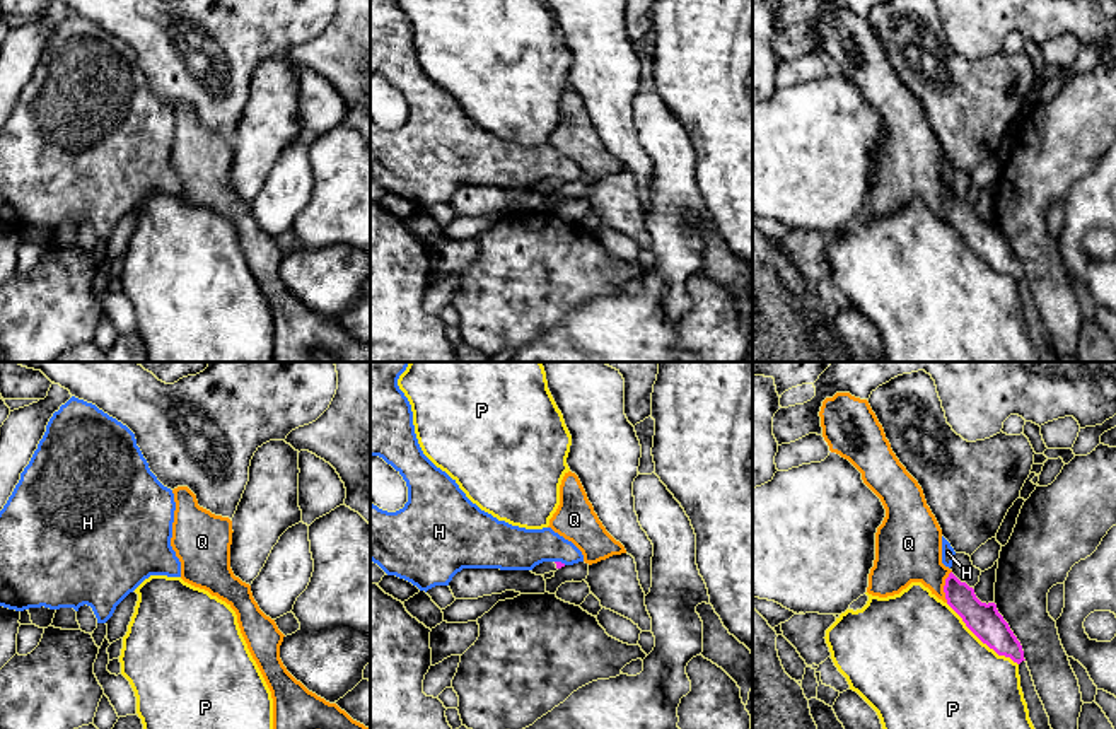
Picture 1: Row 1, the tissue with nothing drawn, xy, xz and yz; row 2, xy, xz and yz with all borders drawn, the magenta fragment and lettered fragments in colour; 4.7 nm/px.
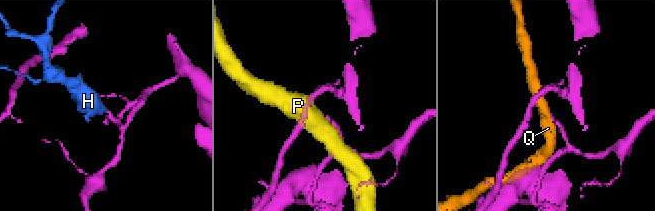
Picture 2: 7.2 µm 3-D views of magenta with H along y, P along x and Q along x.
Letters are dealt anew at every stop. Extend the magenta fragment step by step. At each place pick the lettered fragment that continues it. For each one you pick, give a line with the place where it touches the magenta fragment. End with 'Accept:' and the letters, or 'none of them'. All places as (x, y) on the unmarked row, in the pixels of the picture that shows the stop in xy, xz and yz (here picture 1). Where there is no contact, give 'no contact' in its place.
Accept: none of them

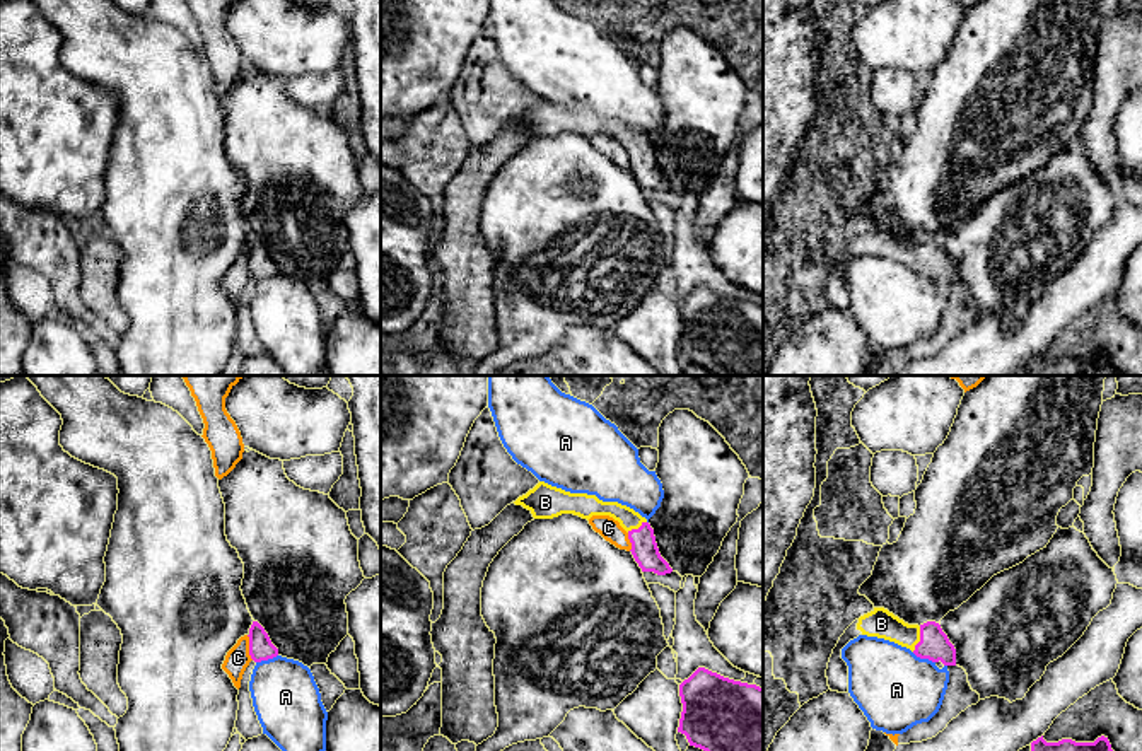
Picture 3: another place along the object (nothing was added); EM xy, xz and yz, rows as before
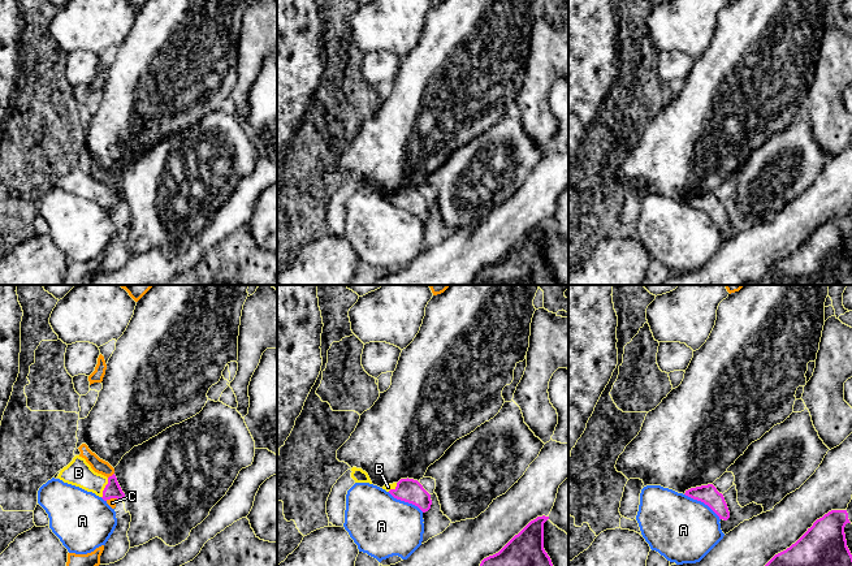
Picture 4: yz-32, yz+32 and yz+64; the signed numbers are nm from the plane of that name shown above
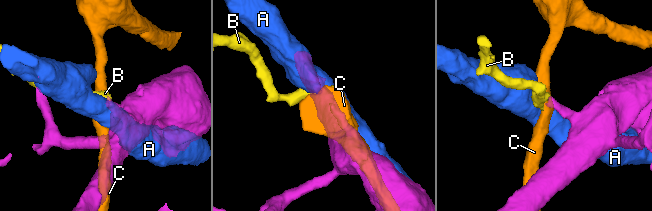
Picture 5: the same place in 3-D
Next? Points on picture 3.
B: contact yz (920, 256)
Accept: B

